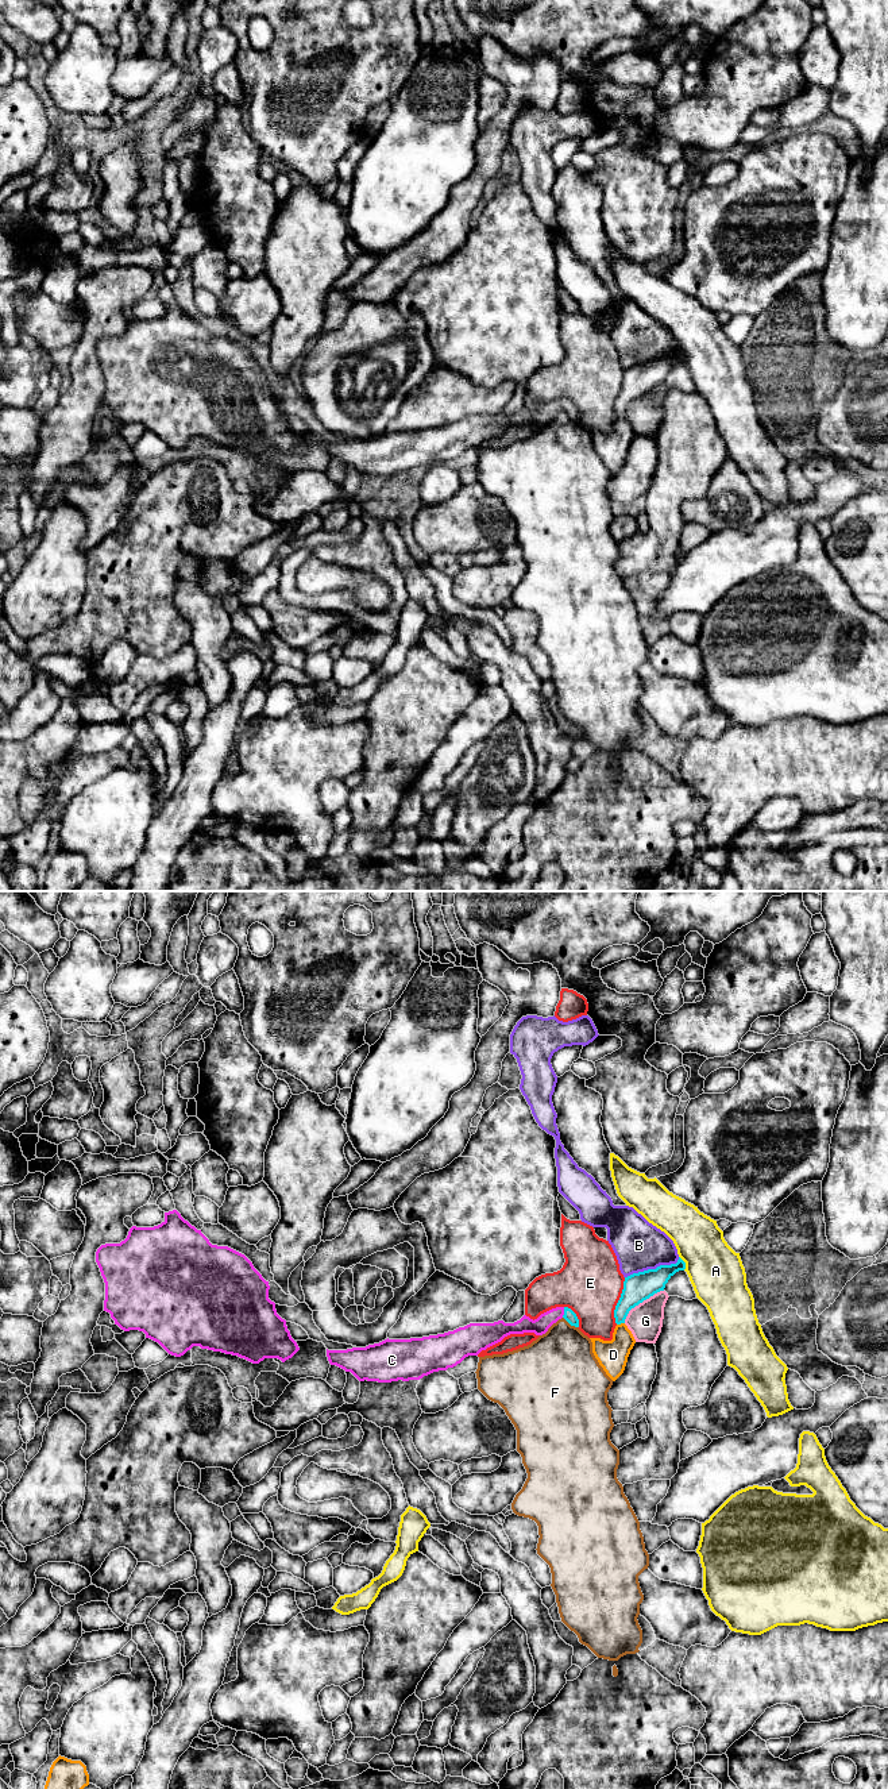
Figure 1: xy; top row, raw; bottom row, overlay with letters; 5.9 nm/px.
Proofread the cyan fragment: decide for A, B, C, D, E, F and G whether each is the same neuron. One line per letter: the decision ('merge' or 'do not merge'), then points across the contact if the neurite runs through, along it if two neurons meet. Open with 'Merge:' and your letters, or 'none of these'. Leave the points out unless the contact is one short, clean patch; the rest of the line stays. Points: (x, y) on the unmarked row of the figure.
Merge: C
A: do not merge; border along xy (679, 349), (684, 355), (684, 362)
B: do not merge
C: merge; runs through xy (570, 408), (564, 405), (549, 409), (539, 419)
D: do not merge; border along xy (624, 415), (617, 417)
E: do not merge
F: do not merge; border along xy (563, 409), (576, 420)
G: do not merge

